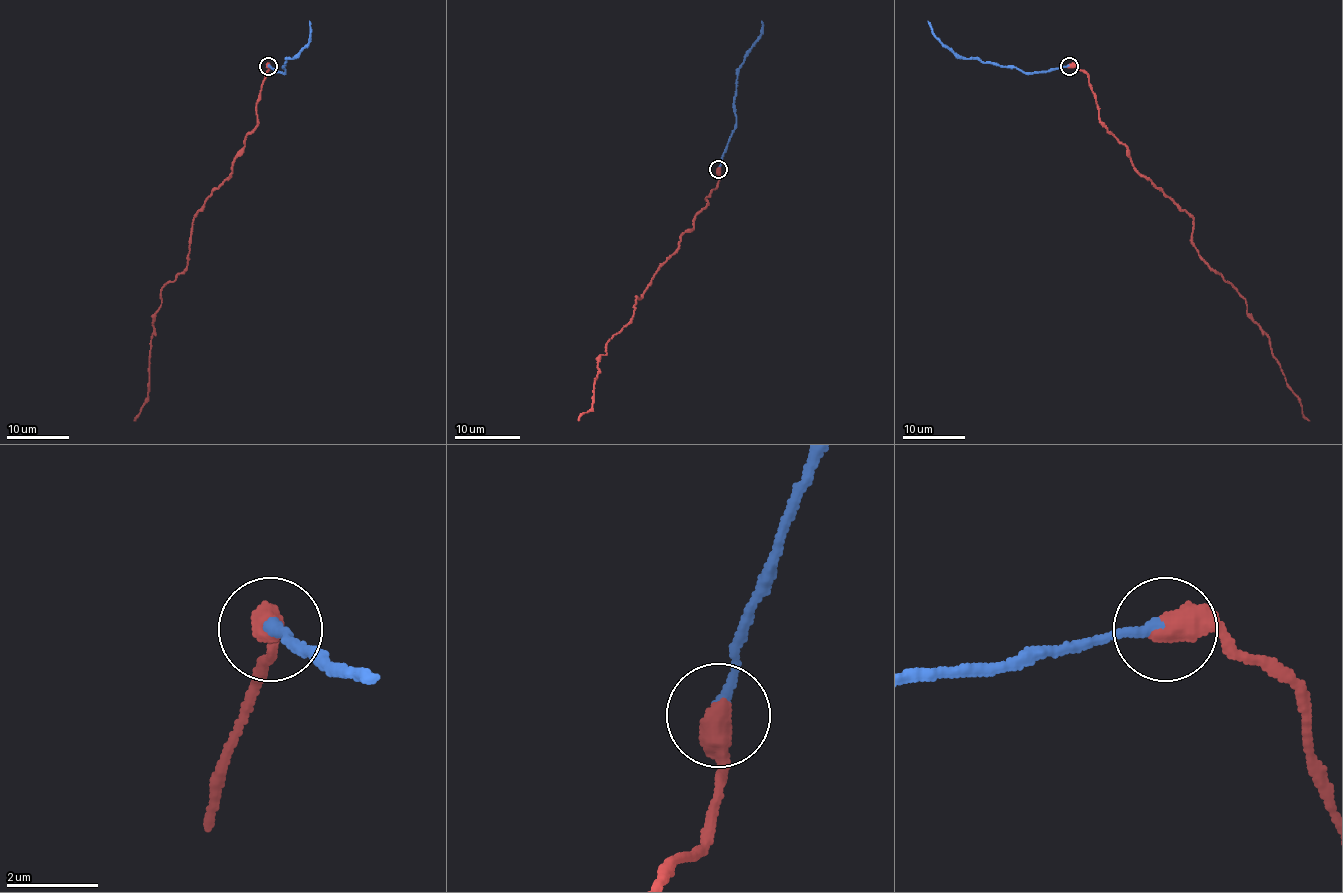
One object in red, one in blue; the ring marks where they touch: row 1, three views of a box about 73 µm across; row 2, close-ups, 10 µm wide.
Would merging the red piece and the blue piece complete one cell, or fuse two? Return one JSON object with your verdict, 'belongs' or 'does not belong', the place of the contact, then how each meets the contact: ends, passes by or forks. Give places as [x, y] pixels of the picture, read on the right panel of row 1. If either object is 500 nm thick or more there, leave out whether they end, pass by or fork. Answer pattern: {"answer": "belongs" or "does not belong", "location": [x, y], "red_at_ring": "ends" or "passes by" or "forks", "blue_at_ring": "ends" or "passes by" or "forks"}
{"answer": "belongs", "location": [1069, 66]}

